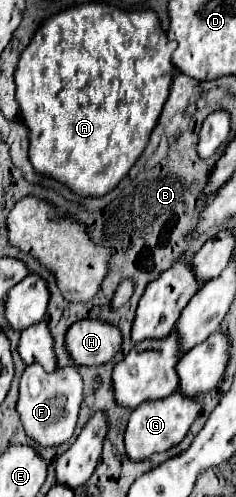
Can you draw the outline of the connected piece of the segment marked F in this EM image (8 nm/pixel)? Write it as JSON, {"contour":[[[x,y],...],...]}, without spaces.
{"contour":[[[27,366],[19,380],[19,400],[17,412],[21,424],[29,438],[41,446],[59,446],[69,442],[79,418],[79,406],[83,400],[83,382],[75,366],[59,368],[55,372],[45,372],[41,366]]]}

